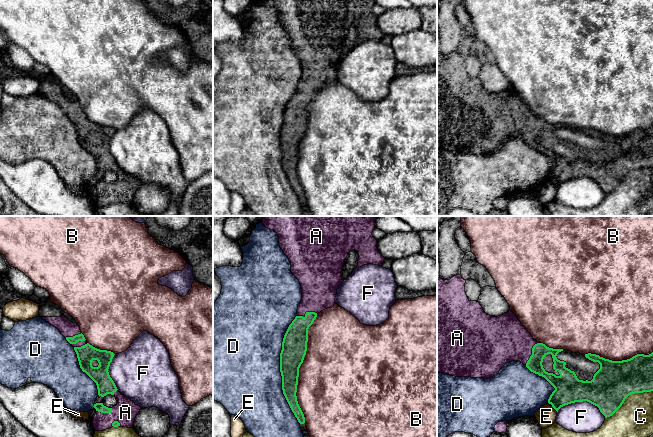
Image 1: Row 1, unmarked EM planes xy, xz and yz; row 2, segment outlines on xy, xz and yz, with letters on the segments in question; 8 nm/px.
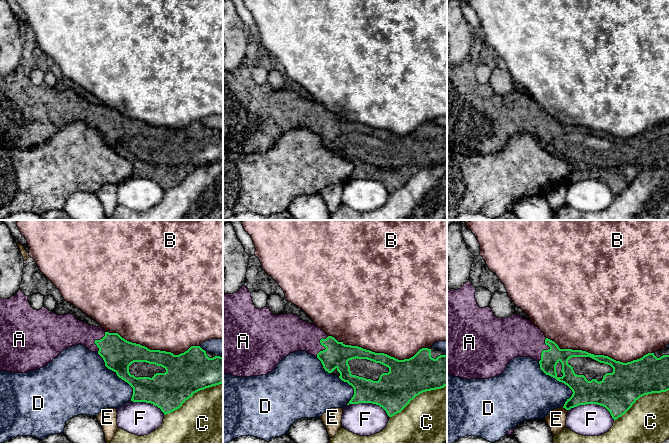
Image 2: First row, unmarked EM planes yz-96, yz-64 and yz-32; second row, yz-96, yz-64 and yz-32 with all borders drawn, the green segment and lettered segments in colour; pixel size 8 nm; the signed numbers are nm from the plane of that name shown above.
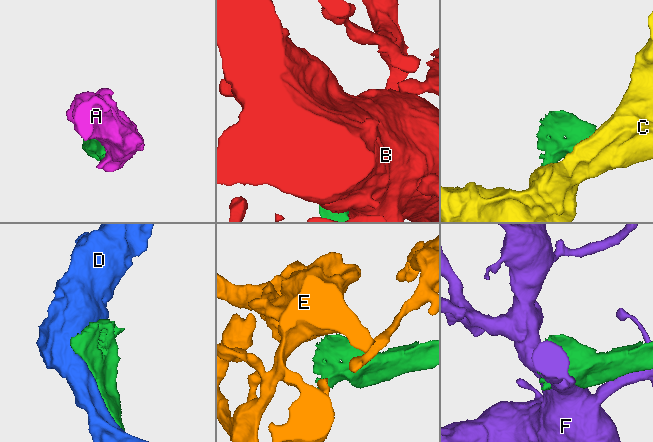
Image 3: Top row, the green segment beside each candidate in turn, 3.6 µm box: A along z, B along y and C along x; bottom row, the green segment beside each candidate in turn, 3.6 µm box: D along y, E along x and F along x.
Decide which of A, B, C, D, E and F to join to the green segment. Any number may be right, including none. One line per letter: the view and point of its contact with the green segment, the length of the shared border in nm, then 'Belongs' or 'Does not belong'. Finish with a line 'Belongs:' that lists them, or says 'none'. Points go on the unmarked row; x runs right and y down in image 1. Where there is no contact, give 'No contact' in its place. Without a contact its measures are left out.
A: Touches green at yz (532, 129). Shared border 220 nm. Belongs
B: Touches green at xz (299, 143). Shared border 900 nm. Does not belong
C: Touches green at yz (627, 172). Shared border 440 nm. Does not belong
D: Touches green at xz (280, 145). Shared border 850 nm. Does not belong
E: Touches green at yz (554, 184). Shared border 70 nm. Does not belong
F: Touches green at yz (582, 177). Shared border 400 nm. Does not belong
Belongs: A

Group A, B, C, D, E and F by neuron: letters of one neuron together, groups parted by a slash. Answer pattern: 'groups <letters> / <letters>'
groups A / B / C / D / E / F

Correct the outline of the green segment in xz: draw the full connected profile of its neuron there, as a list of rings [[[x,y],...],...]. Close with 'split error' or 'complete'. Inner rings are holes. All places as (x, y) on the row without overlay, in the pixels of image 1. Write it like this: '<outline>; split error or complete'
[[[263,0],[266,4],[274,6],[279,13],[279,22],[291,39],[291,48],[295,52],[302,65],[302,76],[297,85],[297,92],[289,101],[282,118],[280,129],[280,148],[282,152],[283,170],[300,200],[305,199],[304,190],[297,177],[297,161],[299,153],[299,144],[303,139],[307,127],[308,105],[313,100],[317,90],[321,87],[332,84],[335,80],[337,65],[342,59],[341,47],[343,39],[352,26],[359,30],[358,43],[367,40],[381,42],[385,34],[377,26],[377,16],[373,13],[372,8],[375,0]]]; split error

